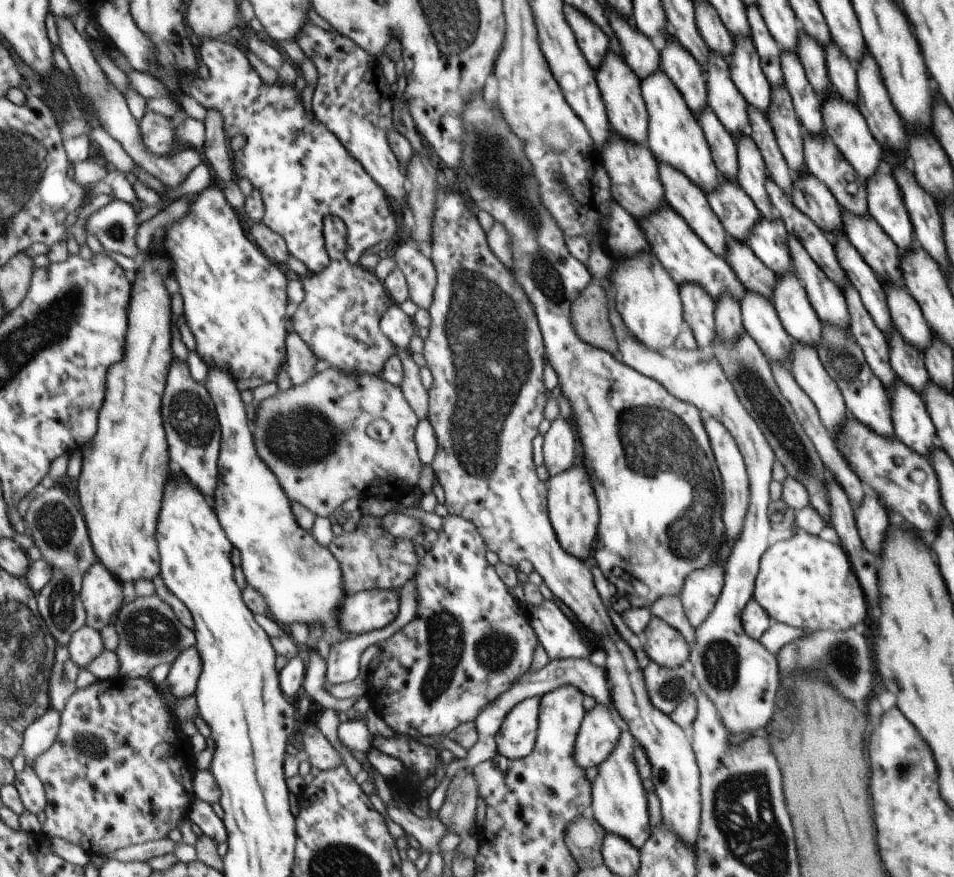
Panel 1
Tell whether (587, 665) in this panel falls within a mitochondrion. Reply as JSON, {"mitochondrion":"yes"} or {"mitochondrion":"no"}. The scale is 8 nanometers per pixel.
{"mitochondrion":"no"}

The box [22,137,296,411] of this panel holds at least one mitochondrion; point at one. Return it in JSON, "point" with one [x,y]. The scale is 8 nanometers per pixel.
{"point":[115,231]}

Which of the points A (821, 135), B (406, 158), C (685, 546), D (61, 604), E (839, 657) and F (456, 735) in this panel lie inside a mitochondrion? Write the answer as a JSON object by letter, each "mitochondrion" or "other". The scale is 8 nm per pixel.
{"A":"other","B":"other","C":"mitochondrion","D":"mitochondrion","E":"mitochondrion","F":"other"}

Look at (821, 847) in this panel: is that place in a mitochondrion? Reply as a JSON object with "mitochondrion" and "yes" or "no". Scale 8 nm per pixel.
{"mitochondrion":"no"}

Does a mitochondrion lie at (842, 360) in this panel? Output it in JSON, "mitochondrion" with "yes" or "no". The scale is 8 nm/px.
{"mitochondrion":"yes"}

